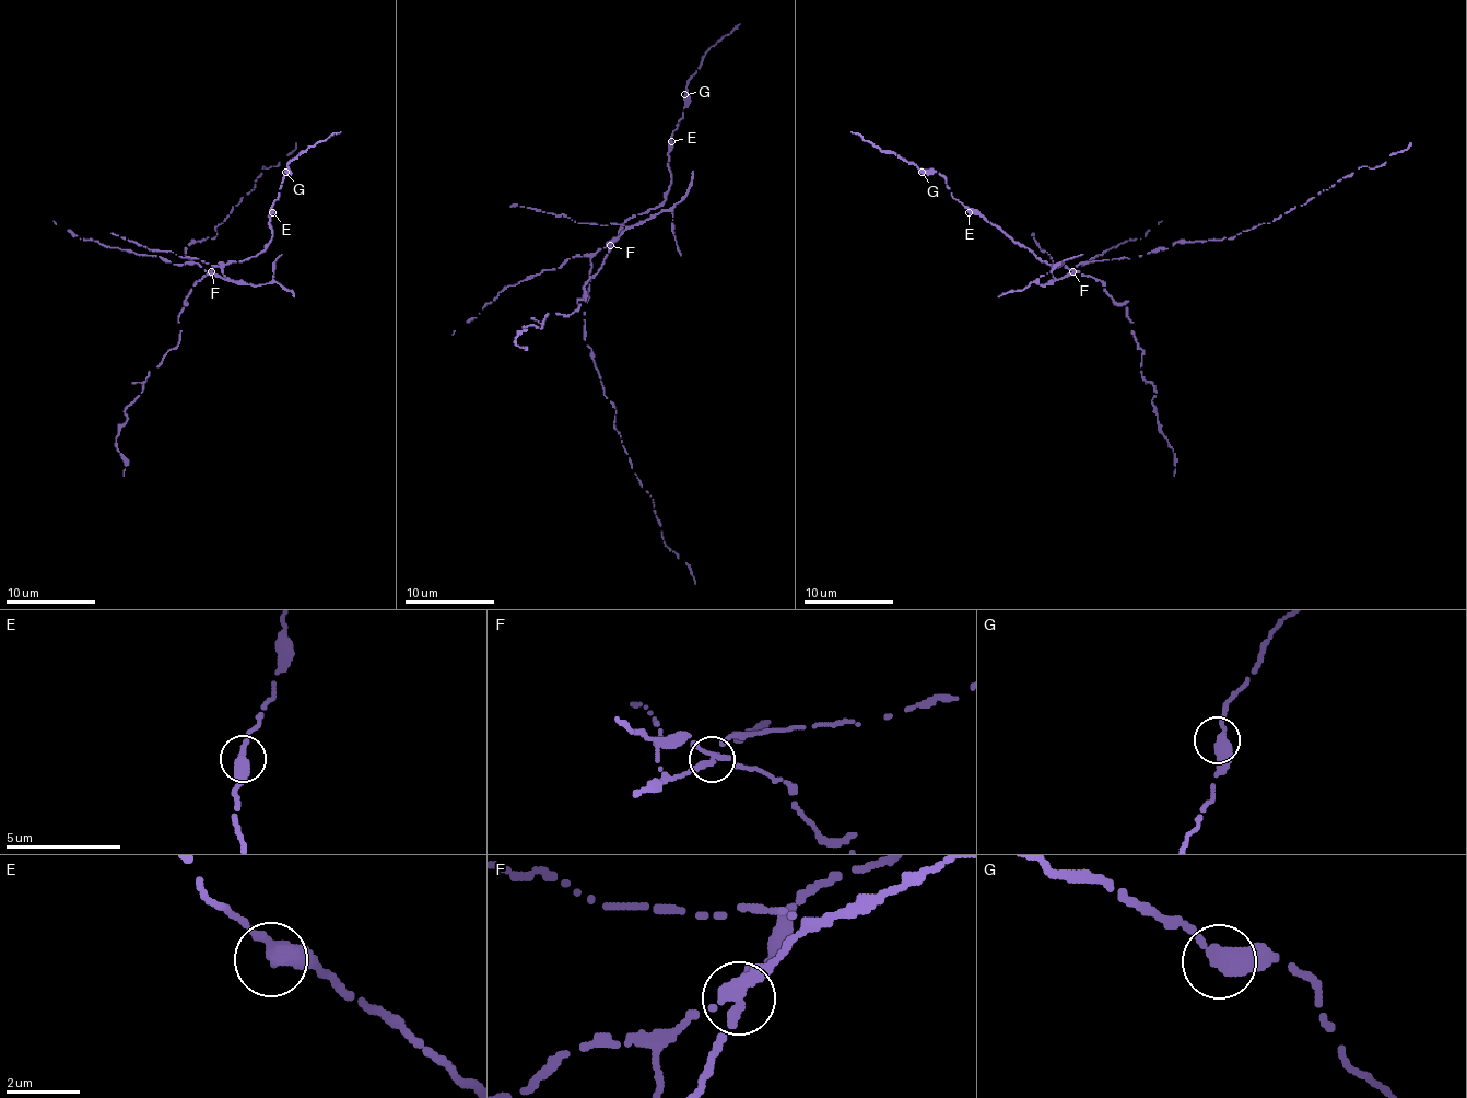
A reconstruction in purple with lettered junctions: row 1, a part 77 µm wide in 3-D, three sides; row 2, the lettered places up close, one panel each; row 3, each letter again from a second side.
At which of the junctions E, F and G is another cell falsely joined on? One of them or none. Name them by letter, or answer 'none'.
F

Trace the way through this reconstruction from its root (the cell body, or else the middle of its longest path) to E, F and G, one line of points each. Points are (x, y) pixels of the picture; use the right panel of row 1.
E: (1108, 259), (1082, 261), (1074, 272), (1057, 279), (1051, 272), (1051, 264), (1037, 259), (980, 214), (969, 212)
F: (1108, 259), (1082, 261), (1074, 272)
G: (1108, 259), (1082, 261), (1074, 272), (1057, 279), (1051, 264), (1037, 259), (958, 201), (939, 172), (922, 172)

